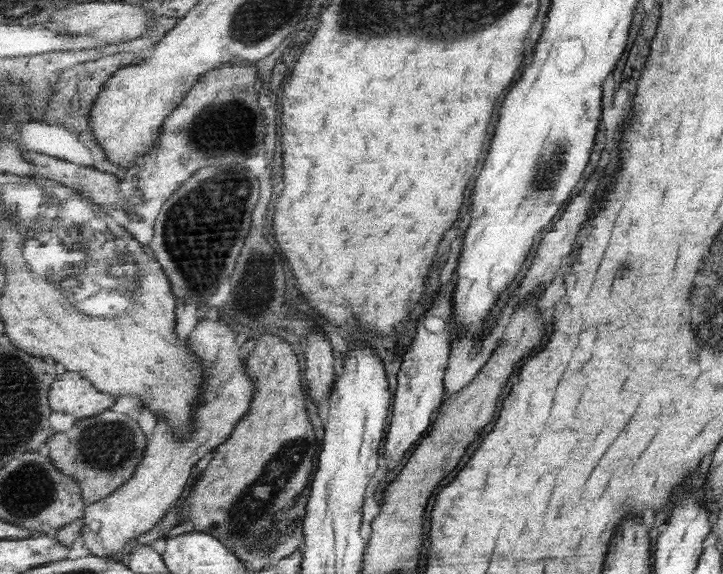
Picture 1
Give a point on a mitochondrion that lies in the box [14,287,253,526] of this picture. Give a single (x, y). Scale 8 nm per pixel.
(109, 447)

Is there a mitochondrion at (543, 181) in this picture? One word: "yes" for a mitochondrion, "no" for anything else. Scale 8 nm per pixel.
yes

